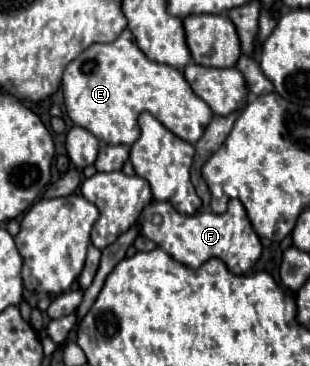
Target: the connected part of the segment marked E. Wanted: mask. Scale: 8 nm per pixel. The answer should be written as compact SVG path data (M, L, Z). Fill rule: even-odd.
M130 30L110 44L92 44L72 60L64 70L62 90L70 120L104 144L134 144L140 138L140 112L152 112L170 132L190 144L200 140L212 120L210 106L194 94L182 70L148 60Z

